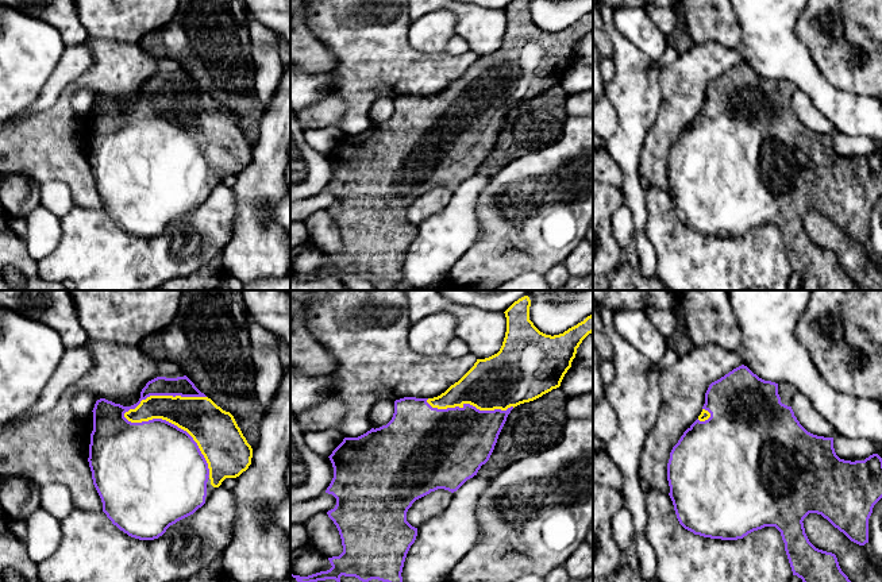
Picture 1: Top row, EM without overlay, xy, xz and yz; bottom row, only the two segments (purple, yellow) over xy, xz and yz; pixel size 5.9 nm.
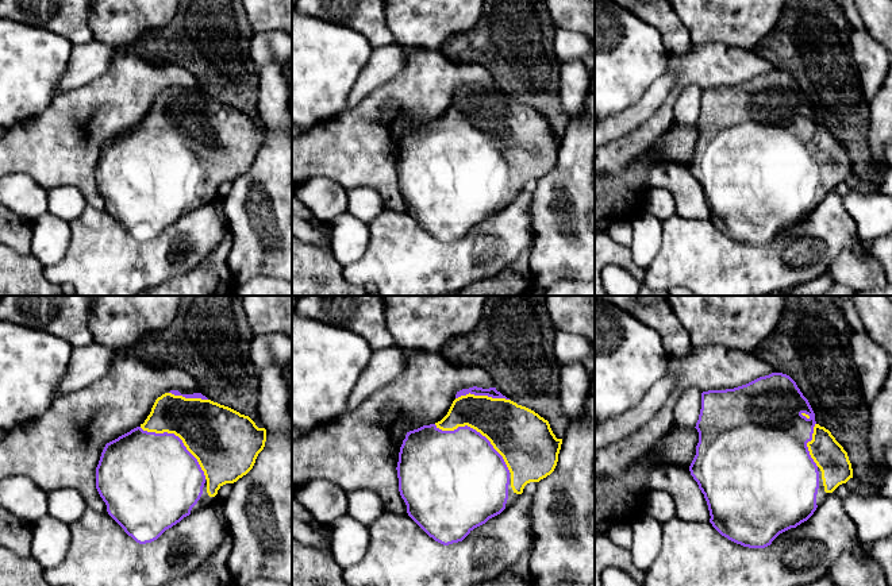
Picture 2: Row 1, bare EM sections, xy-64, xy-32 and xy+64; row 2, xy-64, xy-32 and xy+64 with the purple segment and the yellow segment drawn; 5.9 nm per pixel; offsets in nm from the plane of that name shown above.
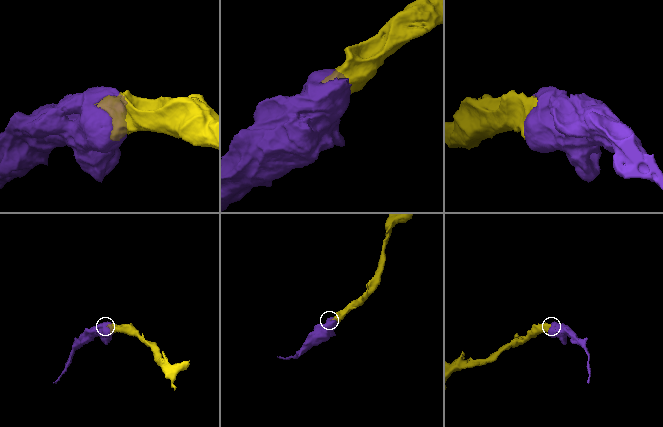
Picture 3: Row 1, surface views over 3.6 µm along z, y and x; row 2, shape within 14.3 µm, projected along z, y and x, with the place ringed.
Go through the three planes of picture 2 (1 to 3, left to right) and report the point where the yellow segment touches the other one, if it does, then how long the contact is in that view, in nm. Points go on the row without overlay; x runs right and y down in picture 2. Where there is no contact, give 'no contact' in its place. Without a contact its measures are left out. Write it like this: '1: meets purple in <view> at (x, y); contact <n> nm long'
1: meets purple in xy-64 at (180, 137); contact 500 nm long
2: meets purple in xy-32 at (476, 128); contact 550 nm long
3: meets purple in xy+64 at (806, 142); contact 260 nm long

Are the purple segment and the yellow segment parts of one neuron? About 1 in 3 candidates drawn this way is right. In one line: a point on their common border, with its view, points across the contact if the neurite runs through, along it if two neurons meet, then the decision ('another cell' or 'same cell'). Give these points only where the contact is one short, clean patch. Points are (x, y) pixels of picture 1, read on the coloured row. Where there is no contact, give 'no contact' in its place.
meets purple in xy at (176, 426); same cell

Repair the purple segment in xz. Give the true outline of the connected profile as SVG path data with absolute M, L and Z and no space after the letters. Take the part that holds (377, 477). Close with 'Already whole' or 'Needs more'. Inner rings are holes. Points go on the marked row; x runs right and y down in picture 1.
M524 296L504 313L507 332L500 351L477 359L474 366L444 393L434 398L404 397L394 401L392 420L358 438L344 438L328 456L334 478L326 493L336 498L328 517L336 525L343 552L328 558L331 568L308 577L290 575L297 582L317 582L355 577L362 582L403 582L407 554L417 528L407 521L412 504L444 489L457 492L477 475L497 443L511 411L561 386L577 348L593 332L593 313L559 335L540 332L529 320L531 300Z. Needs more

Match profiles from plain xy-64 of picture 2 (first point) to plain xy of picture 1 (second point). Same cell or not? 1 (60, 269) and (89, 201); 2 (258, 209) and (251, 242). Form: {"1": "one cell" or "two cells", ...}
{"1": "two cells", "2": "one cell"}

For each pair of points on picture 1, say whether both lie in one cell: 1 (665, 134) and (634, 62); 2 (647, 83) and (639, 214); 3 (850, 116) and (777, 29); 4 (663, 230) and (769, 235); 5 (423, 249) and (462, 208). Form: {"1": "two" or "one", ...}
{"1": "two", "2": "one", "3": "one", "4": "one", "5": "one"}

